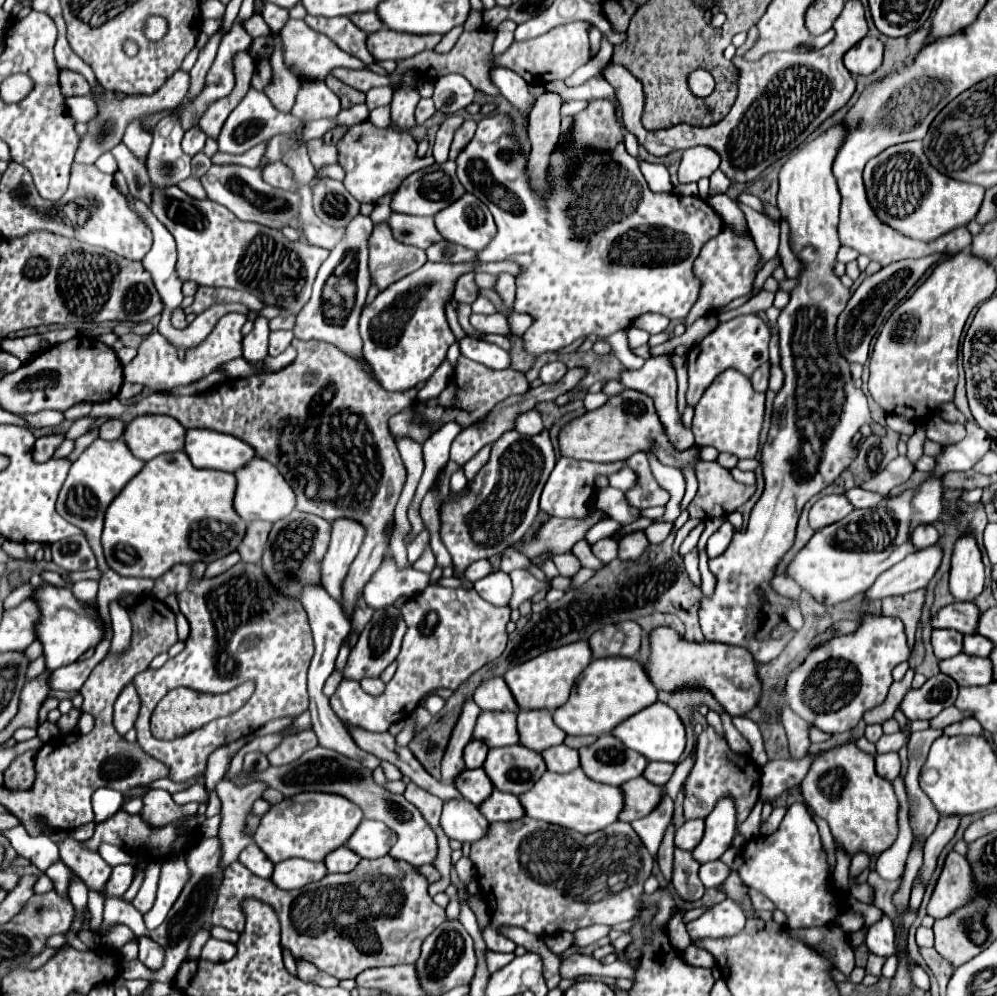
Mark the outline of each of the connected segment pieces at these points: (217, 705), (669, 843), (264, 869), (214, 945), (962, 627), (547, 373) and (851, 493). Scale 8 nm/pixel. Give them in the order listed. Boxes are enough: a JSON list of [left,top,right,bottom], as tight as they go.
[[151,681,255,741],[657,821,675,885],[239,843,273,879],[201,939,235,963],[931,603,979,633],[541,361,567,383],[843,487,883,509]]

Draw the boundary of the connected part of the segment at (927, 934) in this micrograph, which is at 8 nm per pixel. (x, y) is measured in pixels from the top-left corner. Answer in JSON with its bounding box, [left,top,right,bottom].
[916,927,934,947]

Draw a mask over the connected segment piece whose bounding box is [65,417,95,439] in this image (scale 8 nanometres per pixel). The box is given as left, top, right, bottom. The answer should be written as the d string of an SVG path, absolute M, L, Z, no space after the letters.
M87 417L75 421L75 423L69 427L69 431L65 433L65 439L77 439L77 437L81 437L83 433L87 433L87 429L91 427L93 421L95 421L95 419L87 419Z

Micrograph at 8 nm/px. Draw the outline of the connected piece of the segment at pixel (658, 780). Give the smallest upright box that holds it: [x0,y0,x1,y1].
[643,763,675,785]

